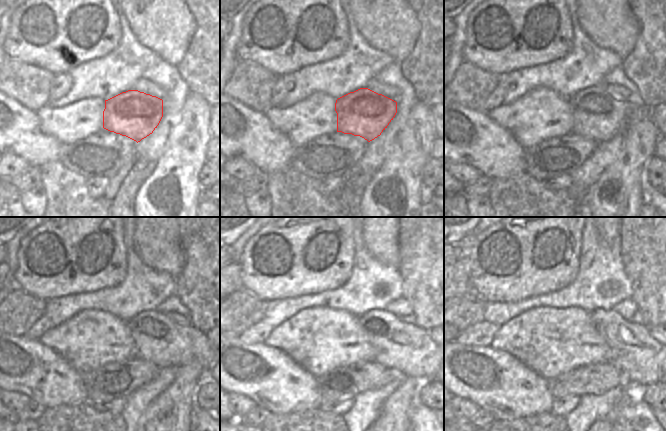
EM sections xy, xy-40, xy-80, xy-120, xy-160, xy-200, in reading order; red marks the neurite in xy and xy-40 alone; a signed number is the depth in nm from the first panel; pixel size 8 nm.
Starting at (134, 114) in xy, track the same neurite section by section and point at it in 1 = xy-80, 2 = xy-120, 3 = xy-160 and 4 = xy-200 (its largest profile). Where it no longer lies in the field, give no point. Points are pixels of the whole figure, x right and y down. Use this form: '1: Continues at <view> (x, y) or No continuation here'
1: Continues at xy-80 (597, 115)
2: Continues at xy-120 (158, 339)
3: Continues at xy-160 (407, 349)
4: Continues at xy-200 (642, 360).

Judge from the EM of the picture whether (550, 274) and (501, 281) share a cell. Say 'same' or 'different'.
same

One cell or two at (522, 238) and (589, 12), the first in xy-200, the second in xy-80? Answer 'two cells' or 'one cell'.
two cells

